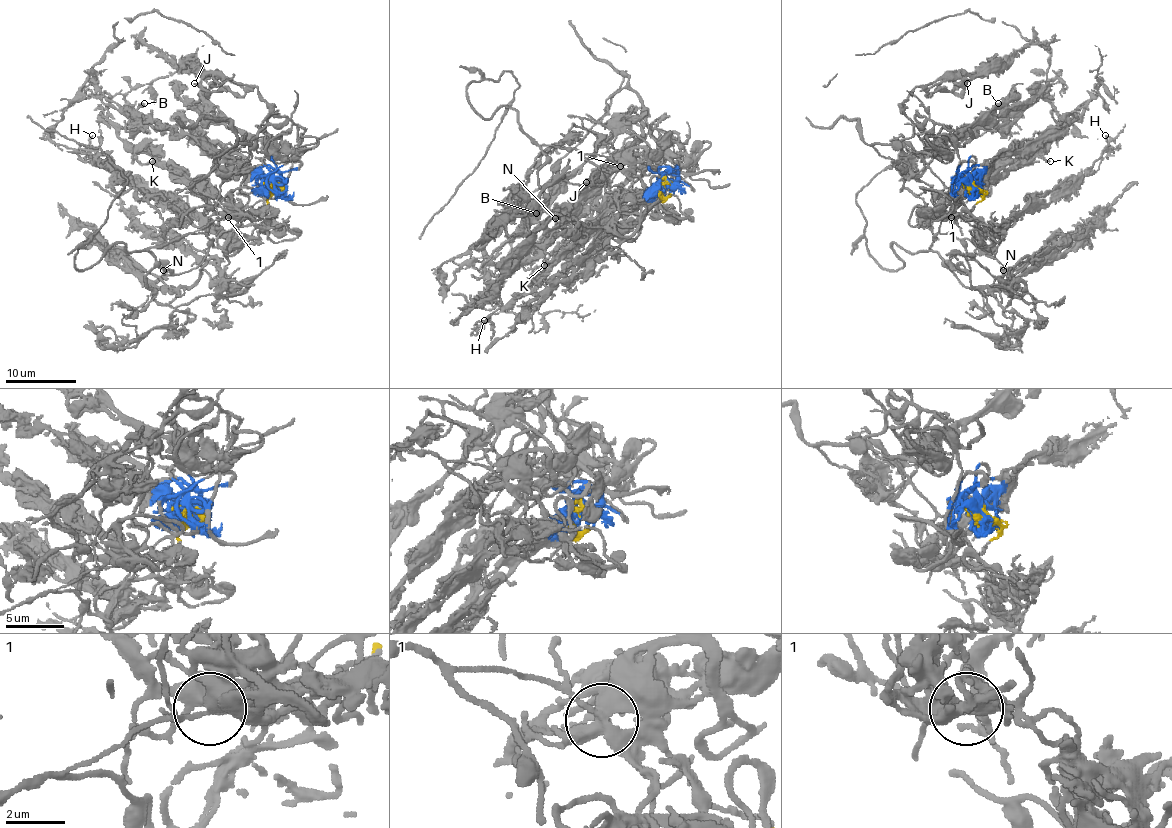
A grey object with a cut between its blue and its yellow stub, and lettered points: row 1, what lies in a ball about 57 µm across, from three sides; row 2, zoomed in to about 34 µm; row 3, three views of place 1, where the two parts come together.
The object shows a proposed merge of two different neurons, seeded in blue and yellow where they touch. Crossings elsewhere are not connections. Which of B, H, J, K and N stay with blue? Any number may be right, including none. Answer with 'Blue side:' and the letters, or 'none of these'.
Blue side: B, J, K

